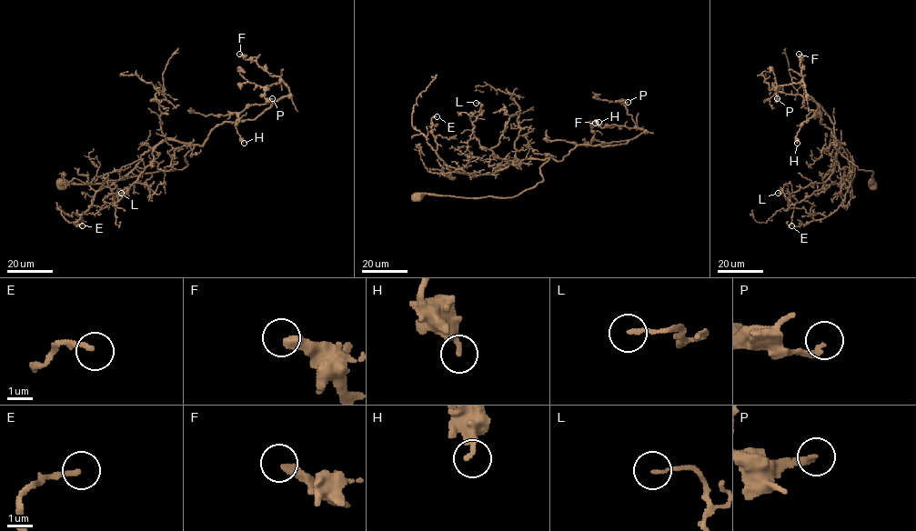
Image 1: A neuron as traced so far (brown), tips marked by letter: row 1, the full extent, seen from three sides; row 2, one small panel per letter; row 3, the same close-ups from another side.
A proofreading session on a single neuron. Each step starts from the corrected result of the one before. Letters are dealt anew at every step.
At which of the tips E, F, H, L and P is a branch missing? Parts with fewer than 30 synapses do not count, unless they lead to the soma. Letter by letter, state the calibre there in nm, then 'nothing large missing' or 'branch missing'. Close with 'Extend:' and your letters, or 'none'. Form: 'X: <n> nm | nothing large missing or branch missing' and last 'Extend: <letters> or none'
E: 200 nm | branch missing
F: 360 nm | branch missing
H: 280 nm | nothing large missing
L: 120 nm | nothing large missing
P: 240 nm | nothing large missing
Extend: E, F

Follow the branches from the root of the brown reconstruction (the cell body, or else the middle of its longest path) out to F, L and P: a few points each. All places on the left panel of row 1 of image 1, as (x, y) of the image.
F: (63, 183), (182, 170), (185, 155), (216, 125), (256, 119), (289, 94), (278, 76), (239, 54)
L: (63, 183), (95, 184), (182, 170), (194, 146), (160, 142), (152, 161), (116, 202), (126, 193), (121, 193)
P: (63, 183), (182, 170), (216, 125), (256, 119), (286, 95), (282, 82), (265, 87), (272, 98)

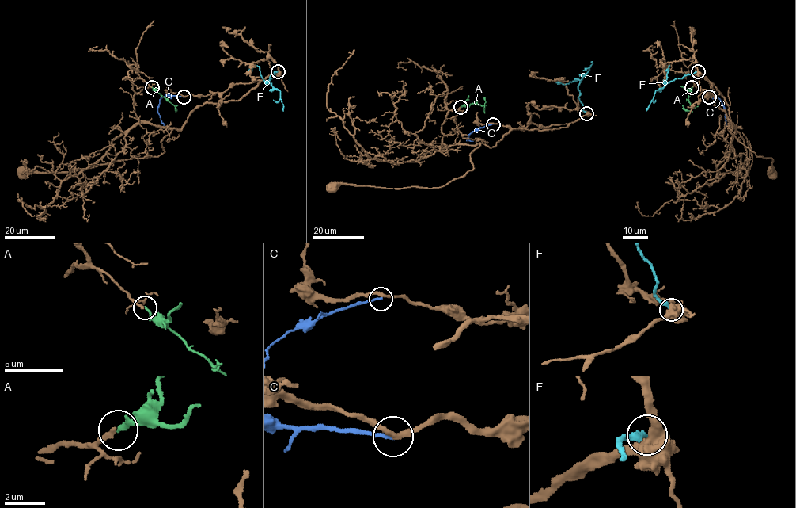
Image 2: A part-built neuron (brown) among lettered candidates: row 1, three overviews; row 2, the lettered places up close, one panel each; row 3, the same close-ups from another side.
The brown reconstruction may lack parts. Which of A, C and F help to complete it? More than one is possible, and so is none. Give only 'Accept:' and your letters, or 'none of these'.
Accept: A

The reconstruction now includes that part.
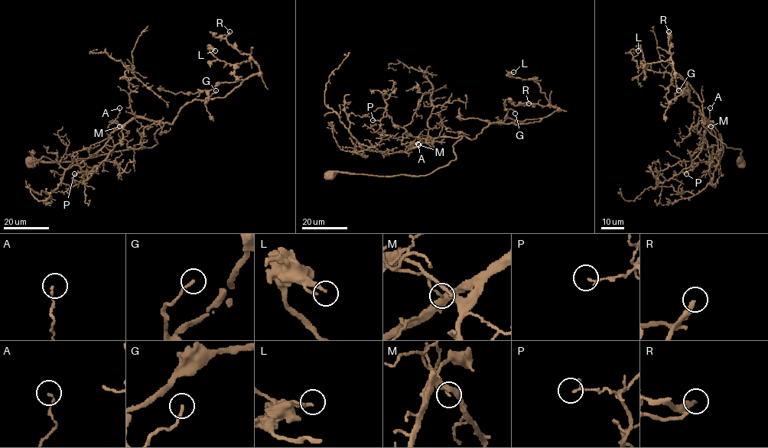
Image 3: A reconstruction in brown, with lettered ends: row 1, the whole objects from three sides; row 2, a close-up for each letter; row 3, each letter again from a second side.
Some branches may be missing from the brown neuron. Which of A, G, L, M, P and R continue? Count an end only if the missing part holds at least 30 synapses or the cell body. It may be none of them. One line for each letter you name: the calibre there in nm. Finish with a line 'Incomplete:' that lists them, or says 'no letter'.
R: Thickness 280 nm
Incomplete: R

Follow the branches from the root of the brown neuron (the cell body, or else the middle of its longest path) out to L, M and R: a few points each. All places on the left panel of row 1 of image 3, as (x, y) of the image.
L: (31, 161), (154, 146), (154, 134), (186, 104), (226, 97), (259, 71), (252, 60), (228, 64), (215, 50)
M: (31, 161), (65, 162), (151, 147), (157, 143), (154, 134), (163, 124), (137, 117), (119, 126)
R: (31, 161), (154, 146), (154, 134), (186, 104), (226, 97), (259, 71), (229, 43), (229, 31)

